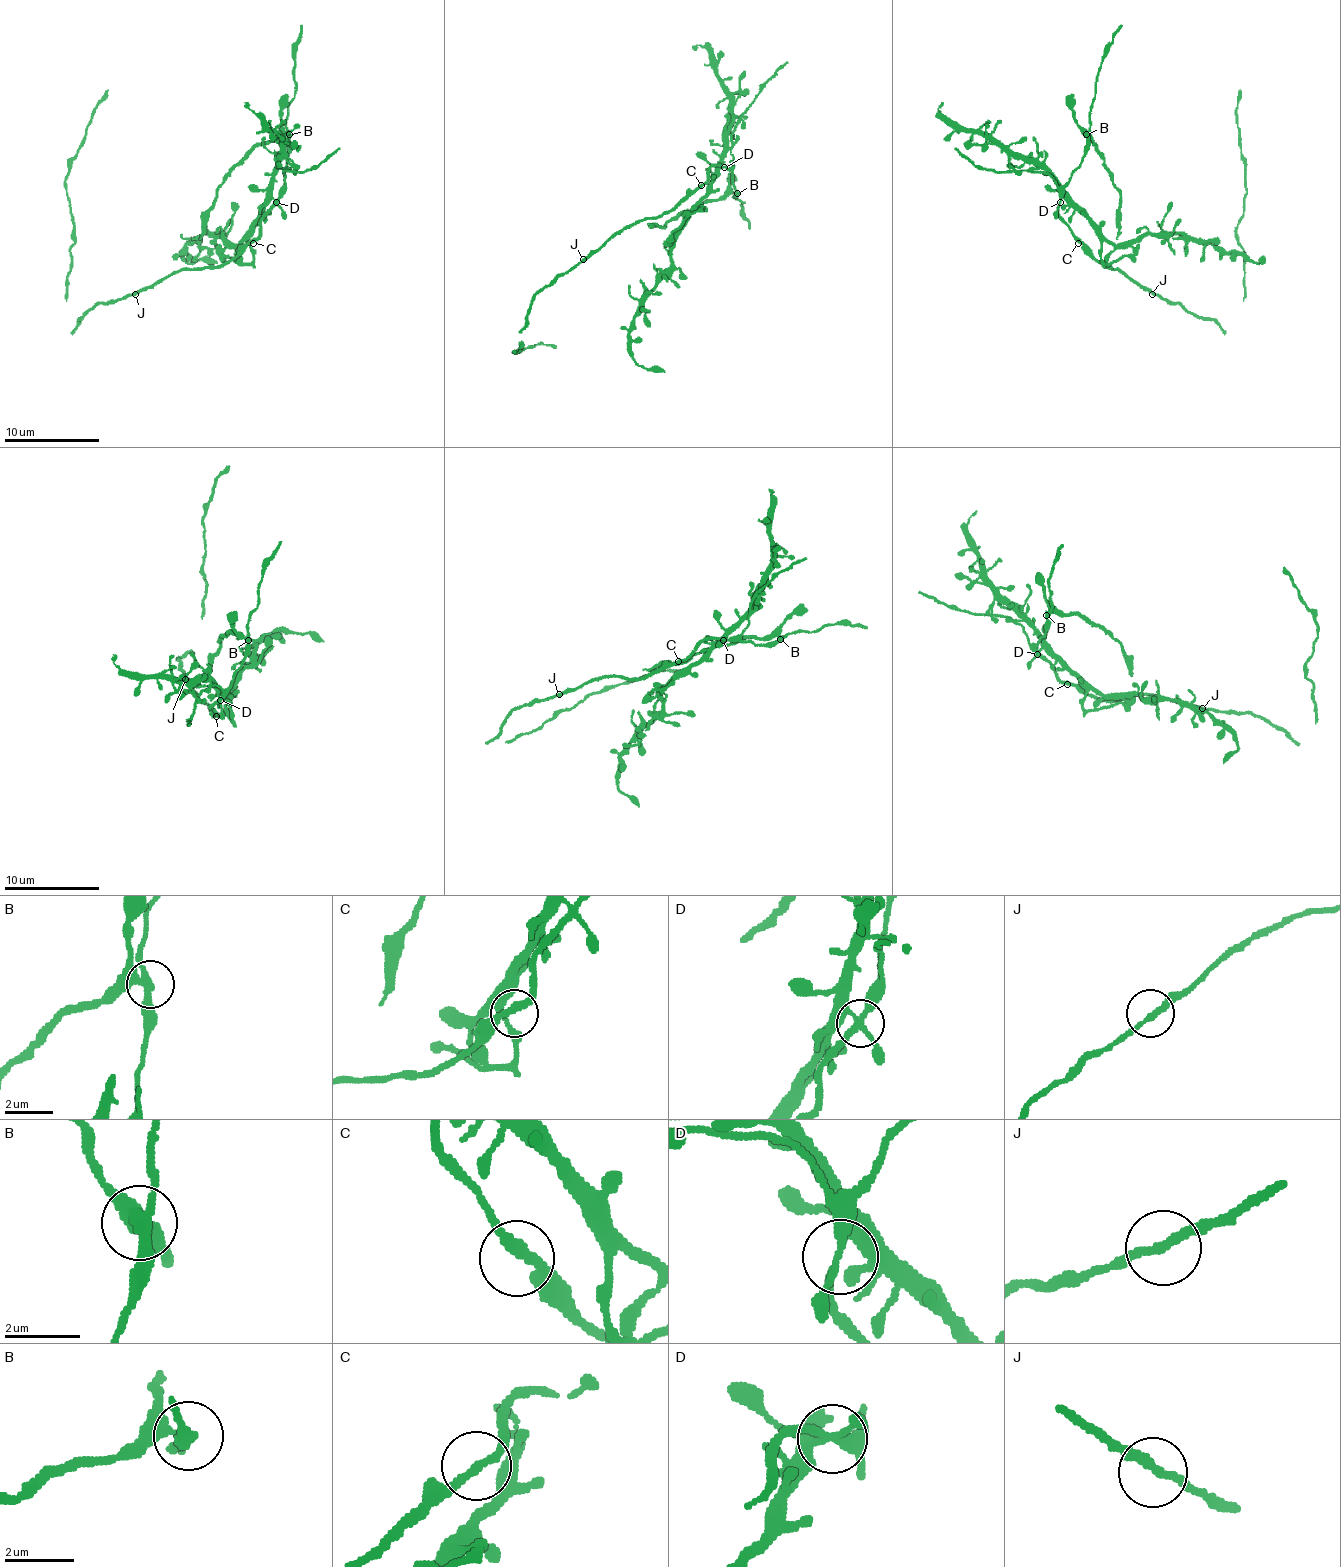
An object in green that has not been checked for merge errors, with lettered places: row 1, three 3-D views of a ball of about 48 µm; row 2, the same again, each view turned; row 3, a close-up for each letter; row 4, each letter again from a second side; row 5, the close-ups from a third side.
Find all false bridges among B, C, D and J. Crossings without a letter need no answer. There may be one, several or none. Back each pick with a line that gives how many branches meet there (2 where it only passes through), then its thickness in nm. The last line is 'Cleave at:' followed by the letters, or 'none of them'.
B: branches 3; calibre 280 nm
D: branches 4; calibre 220 nm
Cleave at: B, D

